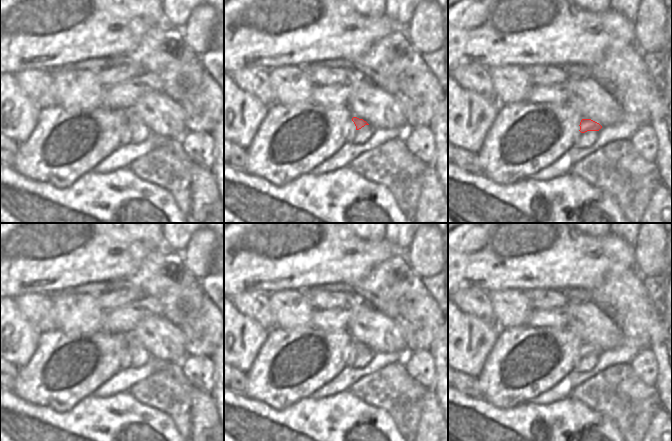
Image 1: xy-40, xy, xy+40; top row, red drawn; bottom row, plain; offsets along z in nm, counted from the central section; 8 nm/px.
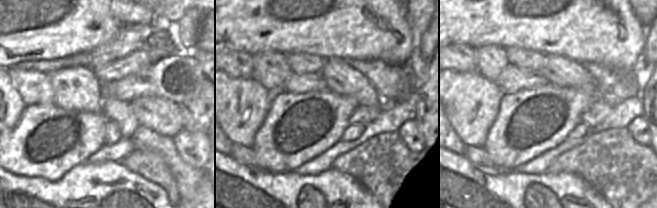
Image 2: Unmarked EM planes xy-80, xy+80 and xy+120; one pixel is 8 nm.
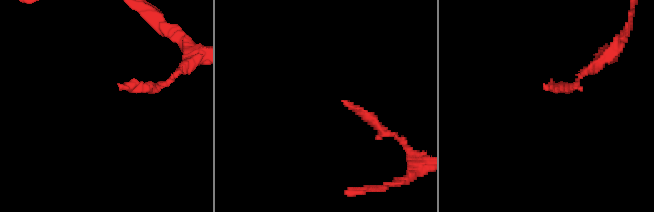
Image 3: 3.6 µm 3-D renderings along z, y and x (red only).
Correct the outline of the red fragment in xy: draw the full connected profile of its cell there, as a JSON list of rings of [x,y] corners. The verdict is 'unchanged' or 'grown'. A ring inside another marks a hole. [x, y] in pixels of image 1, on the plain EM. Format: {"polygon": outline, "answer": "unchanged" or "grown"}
{"polygon": [[[353,341],[352,345],[348,348],[346,352],[346,367],[352,367],[356,360],[356,355],[361,353],[365,349],[369,348],[363,343]]], "answer": "grown"}

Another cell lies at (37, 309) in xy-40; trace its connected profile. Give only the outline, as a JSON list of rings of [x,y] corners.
[[[25,293],[14,300],[24,318],[38,331],[45,333],[56,329],[54,308],[48,293]]]

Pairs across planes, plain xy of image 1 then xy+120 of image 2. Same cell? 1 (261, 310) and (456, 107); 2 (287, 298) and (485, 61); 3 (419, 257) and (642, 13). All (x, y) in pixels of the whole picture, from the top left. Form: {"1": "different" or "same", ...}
{"1": "different", "2": "same", "3": "same"}

